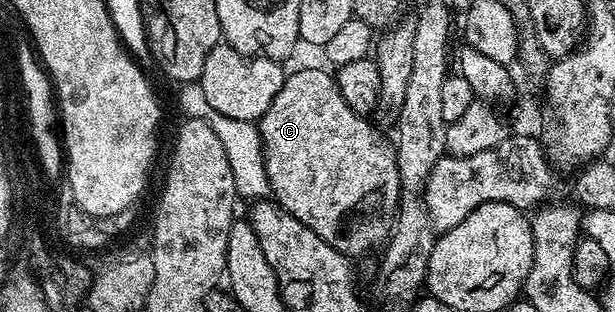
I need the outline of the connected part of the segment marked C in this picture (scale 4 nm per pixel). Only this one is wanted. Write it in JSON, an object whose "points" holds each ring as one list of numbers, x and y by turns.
{"points":[[297,69,286,76,279,95,271,99,271,107,261,116,261,146,265,148,265,170,272,200,295,215,299,223,311,227,319,239,331,243,331,247,346,257,356,259,376,245,384,246,393,231,401,198,397,151,390,138,388,141,379,130,369,126,368,116,347,107,336,76,325,69]]}

